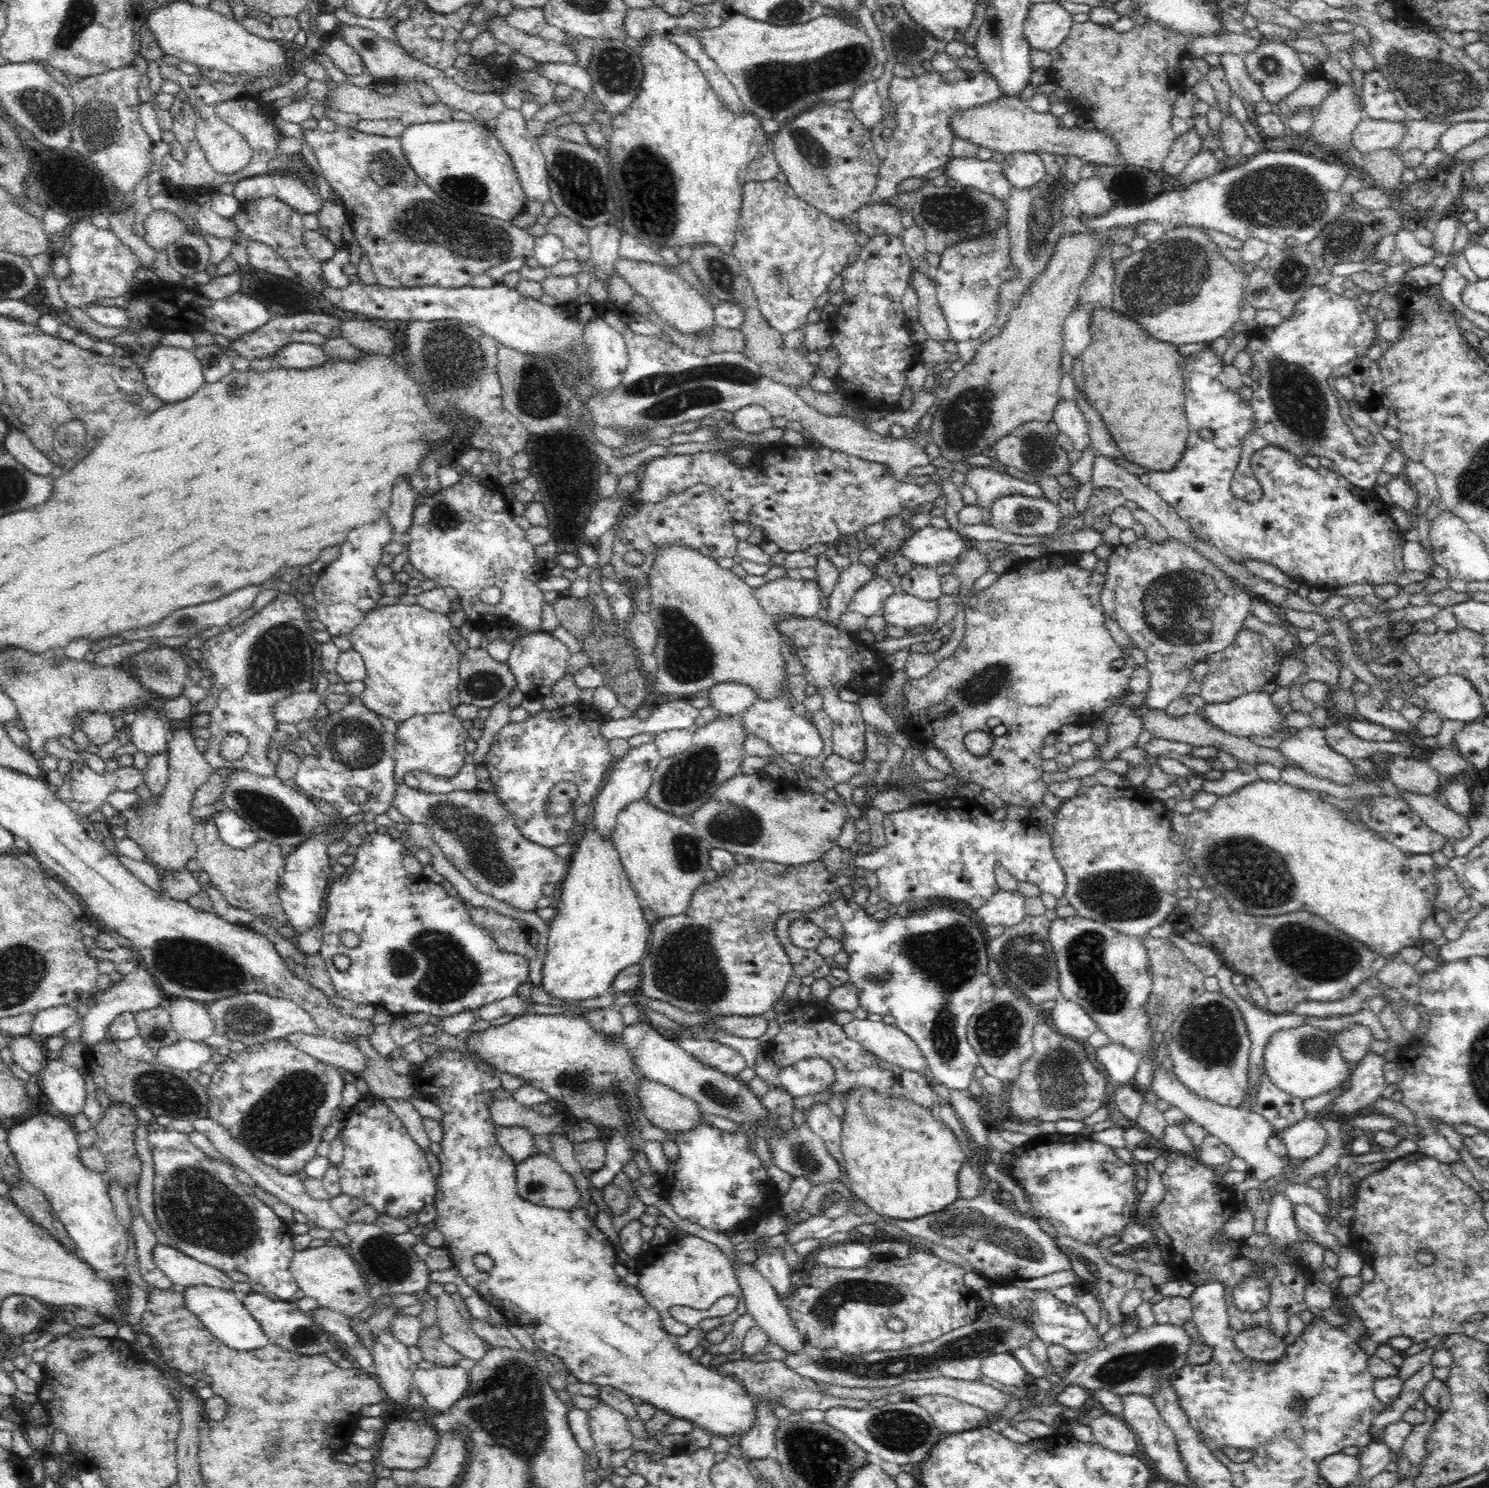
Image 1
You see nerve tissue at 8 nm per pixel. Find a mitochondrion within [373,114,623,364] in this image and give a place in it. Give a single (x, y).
(583, 190)

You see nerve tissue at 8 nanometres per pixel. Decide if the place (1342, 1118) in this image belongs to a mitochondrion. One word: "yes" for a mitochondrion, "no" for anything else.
no

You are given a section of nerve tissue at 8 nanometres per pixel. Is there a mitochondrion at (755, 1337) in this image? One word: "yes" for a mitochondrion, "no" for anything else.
no

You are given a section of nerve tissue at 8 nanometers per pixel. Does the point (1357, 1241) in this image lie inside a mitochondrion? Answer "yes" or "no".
no

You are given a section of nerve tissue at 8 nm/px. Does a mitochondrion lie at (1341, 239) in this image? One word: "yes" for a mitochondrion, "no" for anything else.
yes

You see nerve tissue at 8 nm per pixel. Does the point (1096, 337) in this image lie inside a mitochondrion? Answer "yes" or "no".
no

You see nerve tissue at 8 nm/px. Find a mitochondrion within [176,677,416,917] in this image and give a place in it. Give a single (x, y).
(353, 742)

